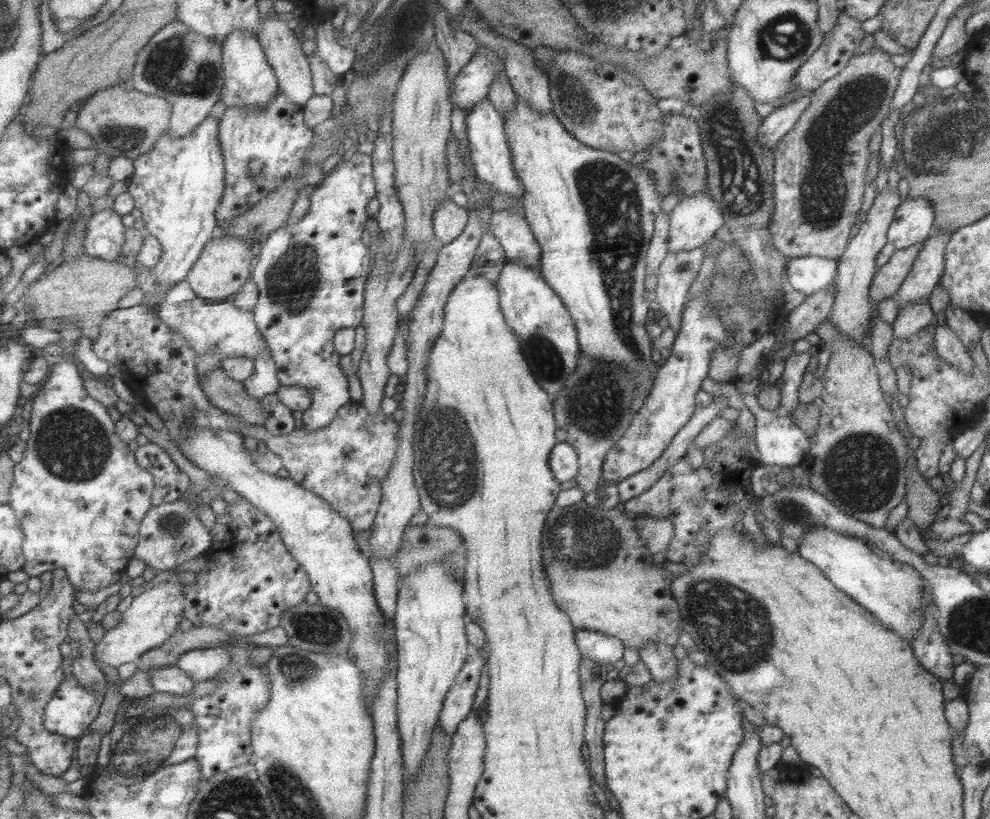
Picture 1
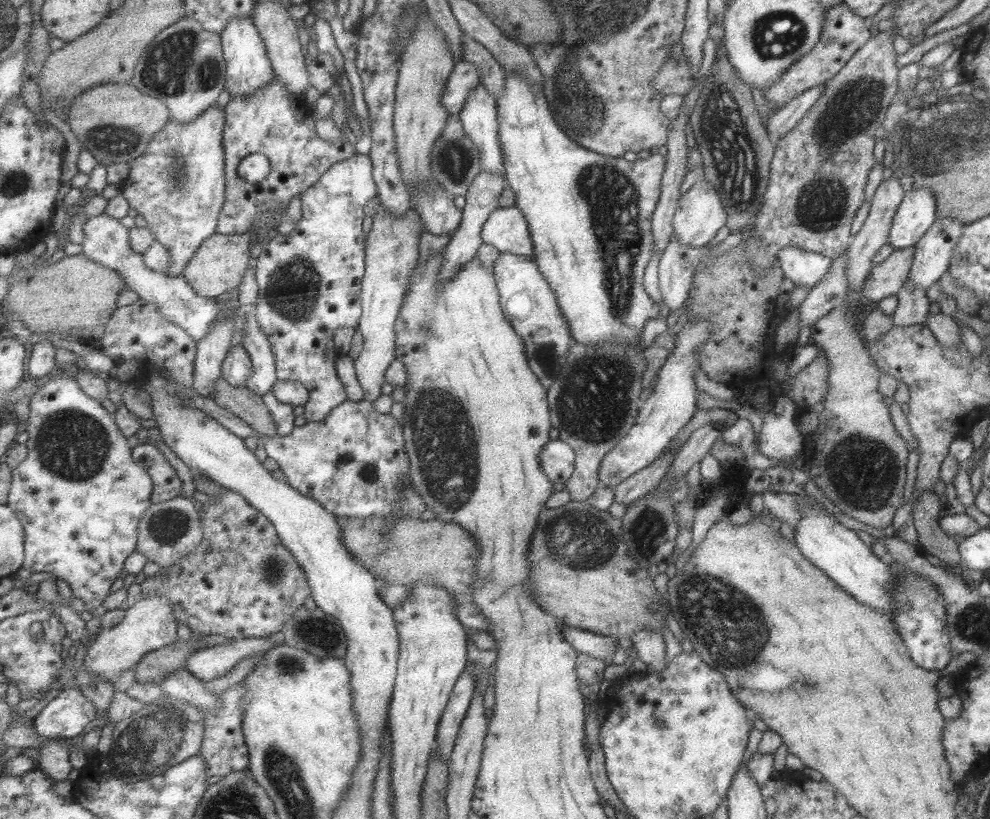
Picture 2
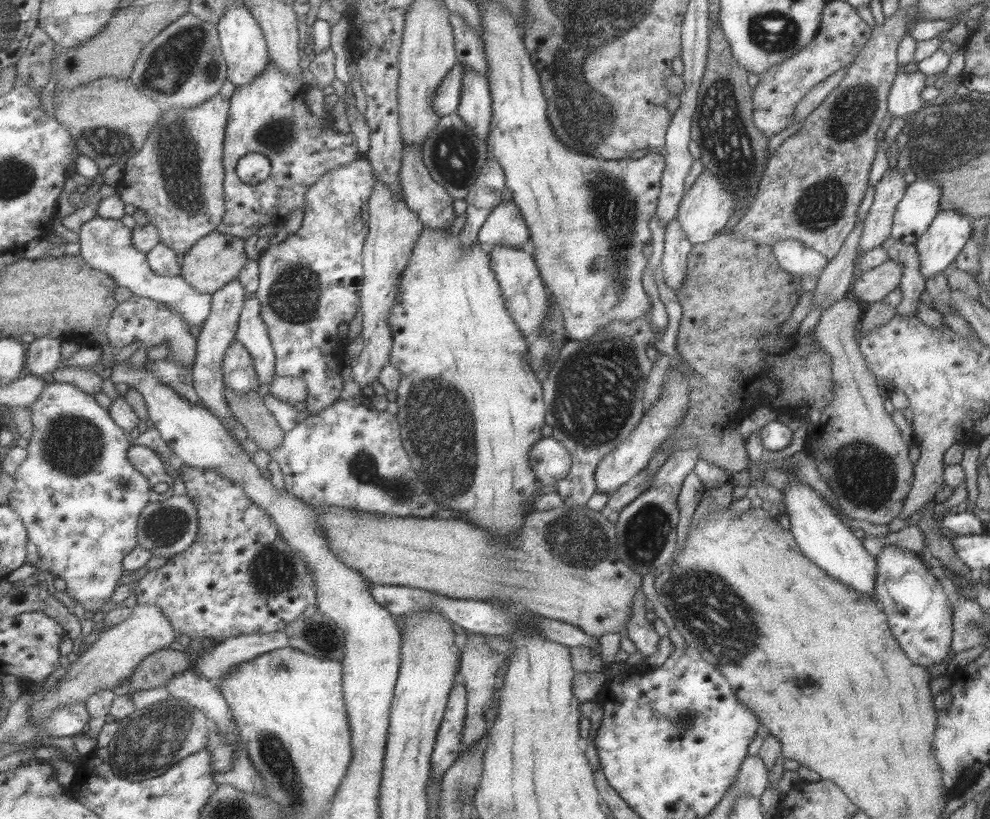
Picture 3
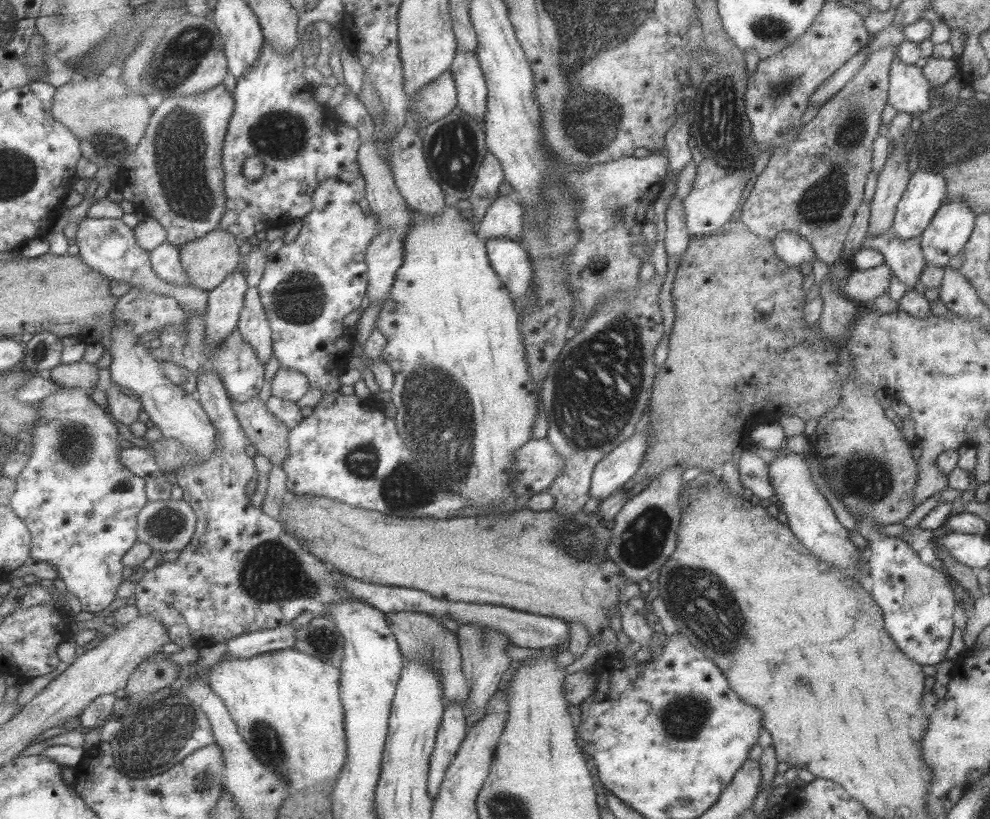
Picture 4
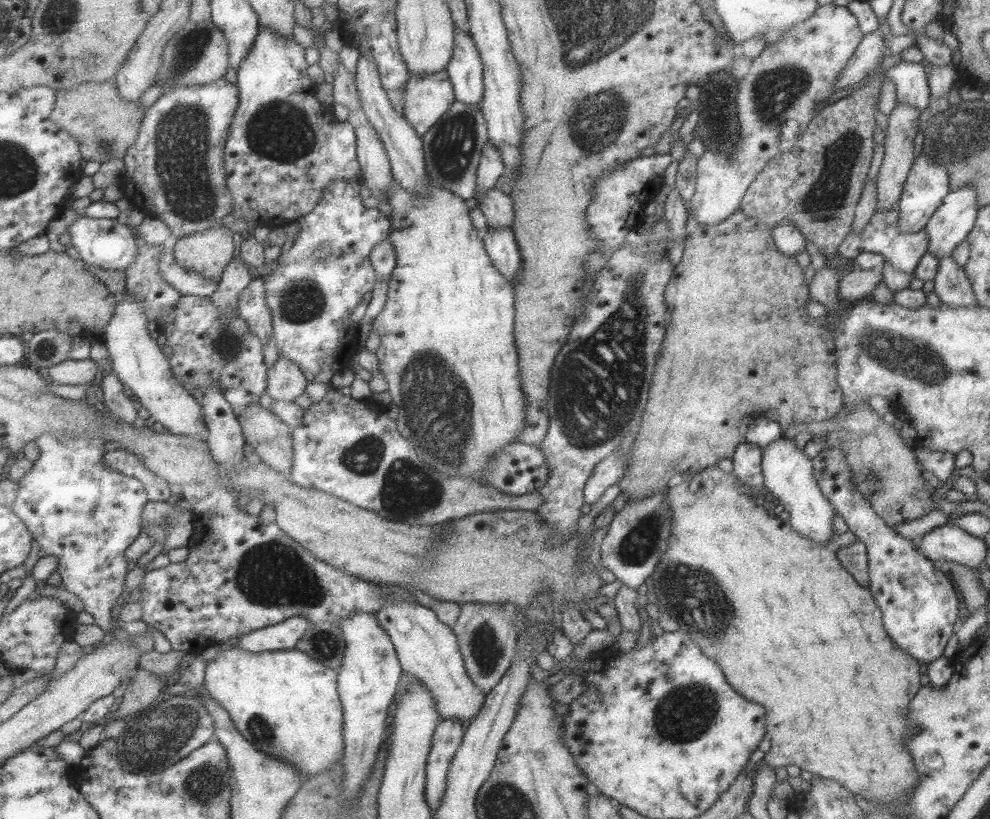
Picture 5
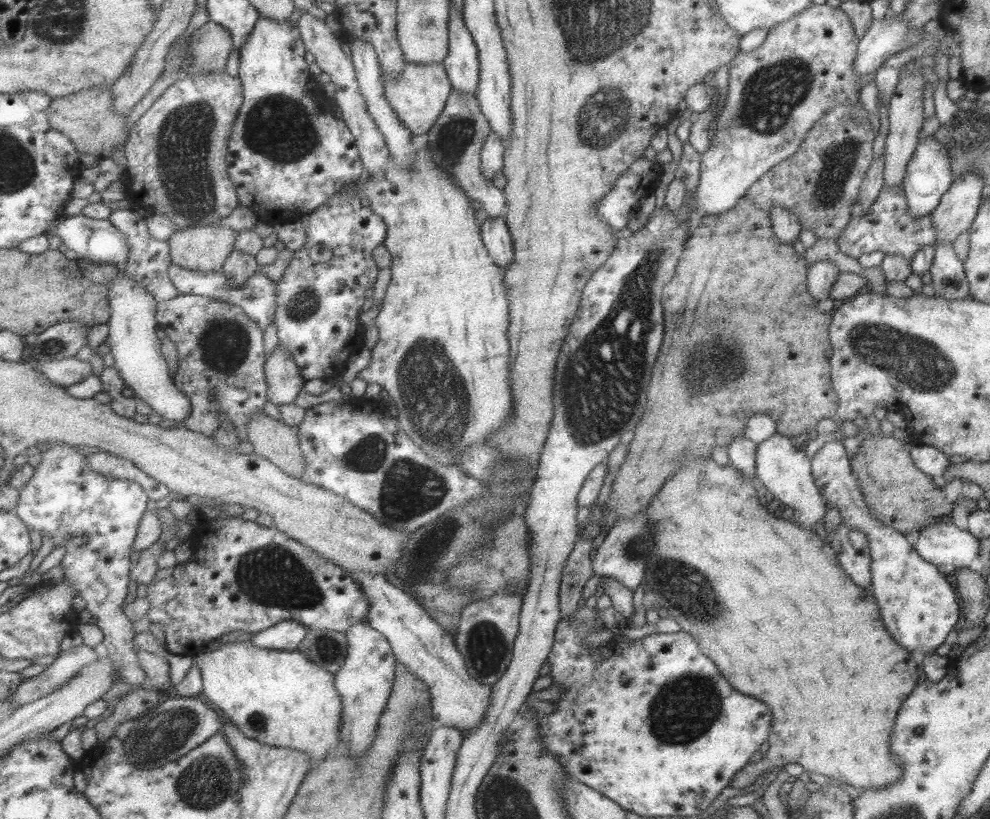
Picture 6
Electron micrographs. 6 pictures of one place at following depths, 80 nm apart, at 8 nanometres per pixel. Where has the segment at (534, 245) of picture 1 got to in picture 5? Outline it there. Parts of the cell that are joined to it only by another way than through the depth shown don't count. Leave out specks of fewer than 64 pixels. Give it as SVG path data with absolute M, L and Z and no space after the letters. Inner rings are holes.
M497 188L489 190L480 198L480 210L487 218L487 226L494 229L511 227L515 222L514 199L512 195Z

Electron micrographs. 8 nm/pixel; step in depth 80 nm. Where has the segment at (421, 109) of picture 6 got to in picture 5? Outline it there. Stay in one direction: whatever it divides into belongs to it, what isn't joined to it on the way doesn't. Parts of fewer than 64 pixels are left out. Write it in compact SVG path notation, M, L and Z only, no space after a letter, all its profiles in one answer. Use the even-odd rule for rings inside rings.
M447 70L429 76L409 77L404 90L404 115L423 137L443 118L456 100Z

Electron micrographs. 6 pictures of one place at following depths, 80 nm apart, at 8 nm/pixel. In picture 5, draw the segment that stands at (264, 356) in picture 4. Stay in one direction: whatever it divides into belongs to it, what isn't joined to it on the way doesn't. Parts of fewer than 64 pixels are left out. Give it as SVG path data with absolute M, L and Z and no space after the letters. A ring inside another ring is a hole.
M254 278L239 300L240 315L247 319L249 330L261 339L261 344L269 344L274 336L274 319L271 308L267 306L265 279Z

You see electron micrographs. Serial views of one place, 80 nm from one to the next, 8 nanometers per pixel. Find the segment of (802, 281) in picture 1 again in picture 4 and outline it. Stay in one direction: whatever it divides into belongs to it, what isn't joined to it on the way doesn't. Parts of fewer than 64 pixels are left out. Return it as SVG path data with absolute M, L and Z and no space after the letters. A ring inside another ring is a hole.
M781 230L772 238L774 253L787 266L799 268L803 263L813 264L815 254L809 242L790 230Z

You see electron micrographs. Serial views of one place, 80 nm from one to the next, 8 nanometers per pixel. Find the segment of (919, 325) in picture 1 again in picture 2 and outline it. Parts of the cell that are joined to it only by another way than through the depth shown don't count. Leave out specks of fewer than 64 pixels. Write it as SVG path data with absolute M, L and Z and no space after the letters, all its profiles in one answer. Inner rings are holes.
M906 281L895 295L897 296L897 307L892 314L893 326L905 328L911 324L926 324L924 319L929 314L930 303L926 292Z

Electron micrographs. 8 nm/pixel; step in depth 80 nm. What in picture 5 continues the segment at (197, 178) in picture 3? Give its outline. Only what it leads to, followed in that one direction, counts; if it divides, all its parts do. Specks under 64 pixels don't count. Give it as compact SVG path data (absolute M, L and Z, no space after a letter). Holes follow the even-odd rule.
M223 77L209 84L181 85L171 89L167 94L161 95L158 102L151 108L146 110L145 116L141 121L139 129L139 138L127 150L124 161L126 162L126 170L122 175L122 191L124 196L129 200L133 207L142 211L145 216L157 217L163 219L174 231L174 239L184 237L211 227L221 227L224 220L234 213L235 199L230 189L228 170L226 169L226 146L230 137L231 127L234 124L236 113L240 105L240 86L238 83L231 83L227 78Z

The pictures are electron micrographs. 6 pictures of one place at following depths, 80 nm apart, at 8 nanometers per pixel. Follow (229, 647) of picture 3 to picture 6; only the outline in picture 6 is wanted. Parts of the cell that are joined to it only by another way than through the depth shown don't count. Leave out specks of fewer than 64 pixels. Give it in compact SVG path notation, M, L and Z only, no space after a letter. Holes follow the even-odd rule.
M297 620L281 621L270 629L253 634L254 645L266 649L297 650L310 631L308 626Z

